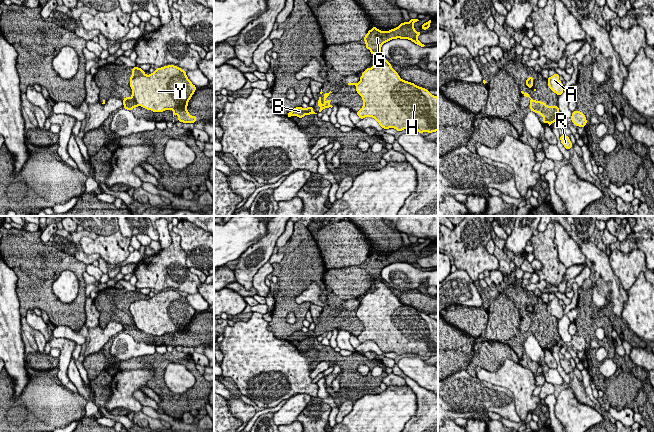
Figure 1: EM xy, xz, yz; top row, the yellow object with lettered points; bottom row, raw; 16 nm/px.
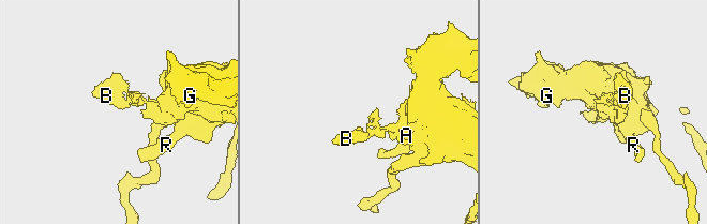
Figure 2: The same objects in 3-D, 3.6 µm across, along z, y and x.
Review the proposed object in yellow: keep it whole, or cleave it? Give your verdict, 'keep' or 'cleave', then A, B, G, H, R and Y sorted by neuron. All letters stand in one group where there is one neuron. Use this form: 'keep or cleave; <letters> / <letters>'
keep; A B G H R Y

